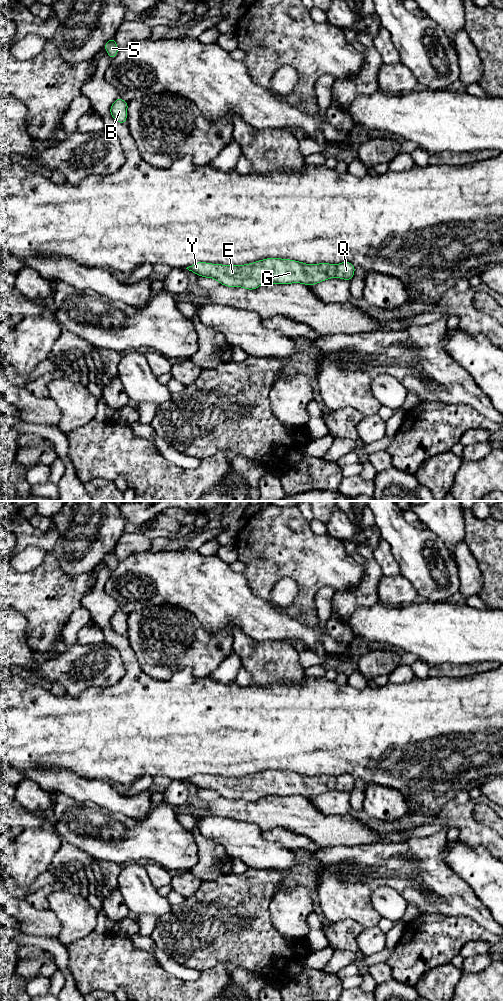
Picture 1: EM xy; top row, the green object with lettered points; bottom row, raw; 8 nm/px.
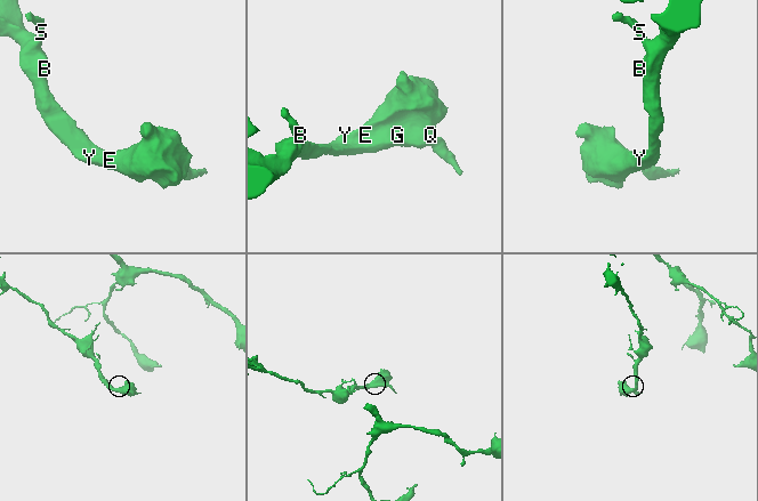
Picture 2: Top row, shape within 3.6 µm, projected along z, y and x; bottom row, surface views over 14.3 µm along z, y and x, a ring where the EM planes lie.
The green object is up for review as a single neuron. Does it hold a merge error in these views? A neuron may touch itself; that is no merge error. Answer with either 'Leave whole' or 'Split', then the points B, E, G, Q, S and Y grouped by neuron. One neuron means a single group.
Leave whole. Groups: B E G Q S Y

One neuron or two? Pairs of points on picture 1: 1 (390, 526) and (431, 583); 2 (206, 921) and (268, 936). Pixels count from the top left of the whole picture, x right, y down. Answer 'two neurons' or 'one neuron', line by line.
1: one neuron
2: one neuron

